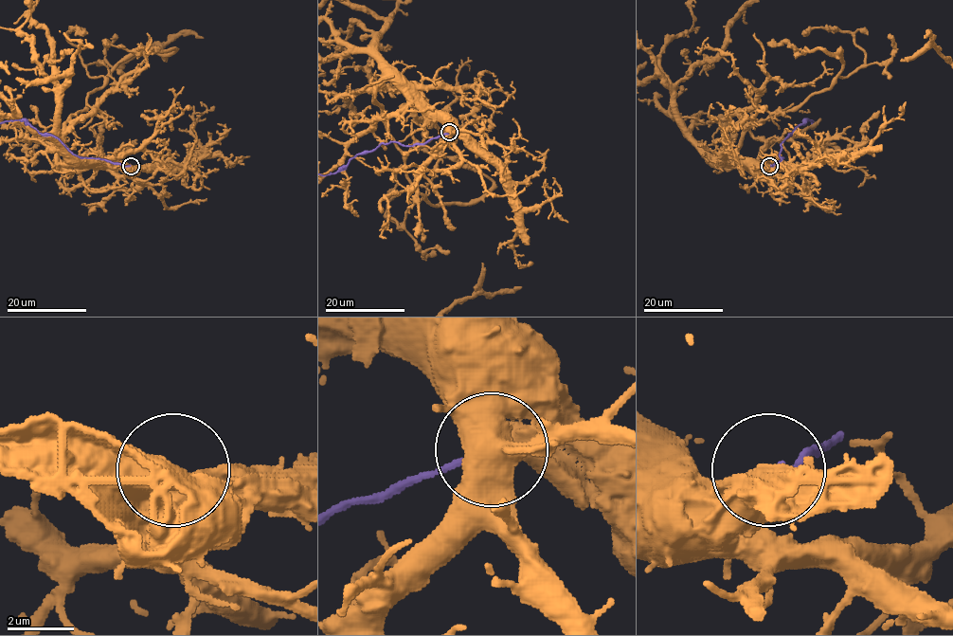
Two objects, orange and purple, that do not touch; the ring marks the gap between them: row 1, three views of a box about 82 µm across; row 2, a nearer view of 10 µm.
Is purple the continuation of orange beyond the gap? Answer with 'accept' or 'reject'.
reject

